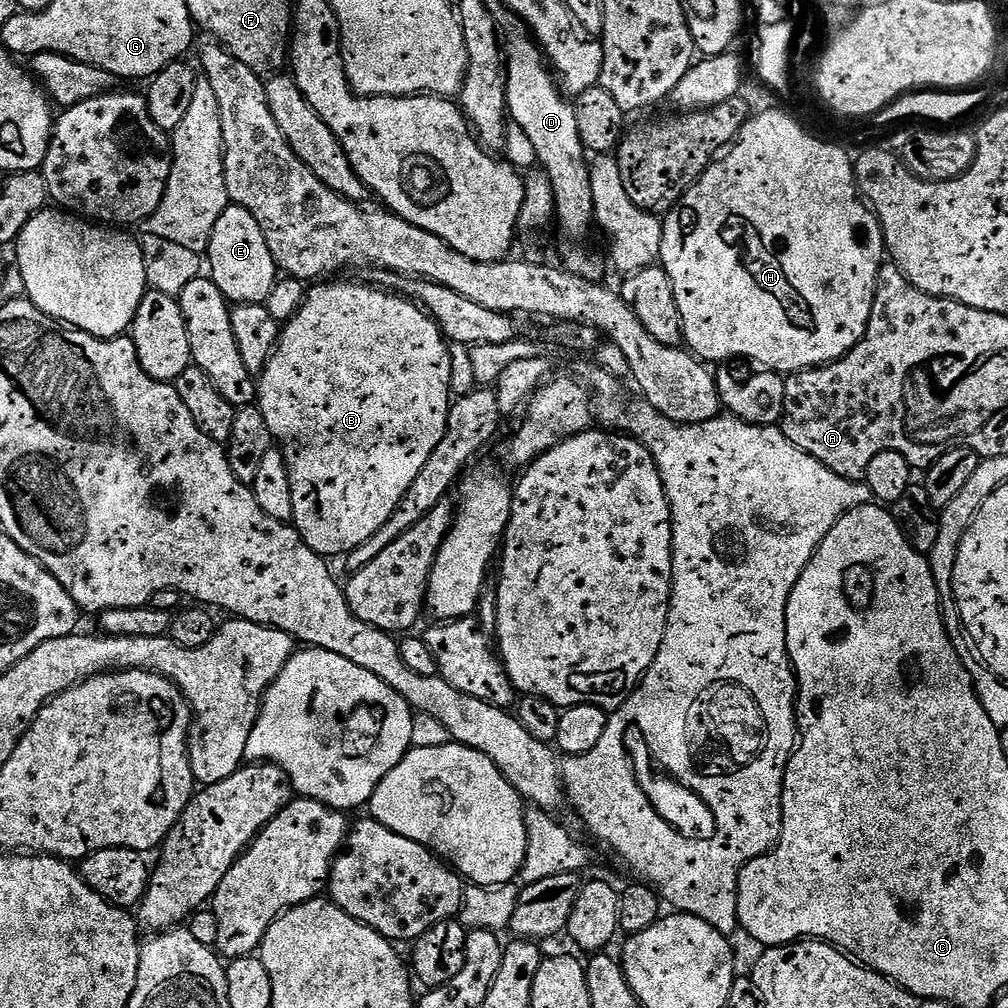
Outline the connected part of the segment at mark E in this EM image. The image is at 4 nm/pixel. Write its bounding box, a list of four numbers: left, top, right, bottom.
[206,203,278,306]

